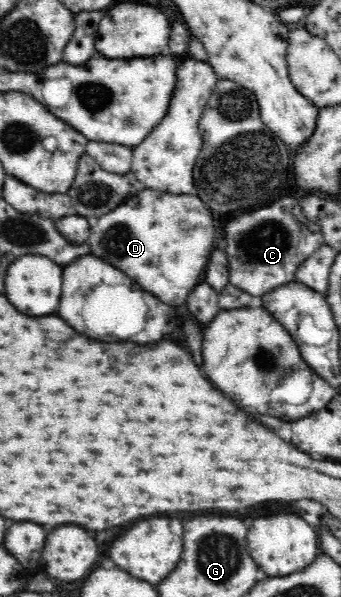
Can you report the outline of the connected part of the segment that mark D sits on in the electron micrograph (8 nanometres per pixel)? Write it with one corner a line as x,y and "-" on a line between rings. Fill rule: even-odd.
145,188
141,190
139,194
129,196
125,202
120,206
117,206
114,210
101,215
99,218
94,220
92,222
92,227
90,228
88,240
91,254
102,258
105,262
111,264
111,266
114,266
119,270
123,270
123,272
125,272
125,274
130,278
135,278
135,283
138,288
141,286
141,288
145,288
147,292
151,292
151,294
159,296
159,300
161,300
161,302
171,304
171,306
177,306
177,304
183,304
183,302
185,302
185,298
189,296
189,292
191,292
191,290
201,282
203,270
205,270
205,266
207,266
207,260
209,260
209,256
211,256
211,252
213,252
213,248
215,248
215,220
213,220
211,212
205,208
205,204
203,204
197,196
189,196
189,194
179,194
179,196
175,196
175,194
169,194
167,192
165,192
165,194
161,194
158,190

